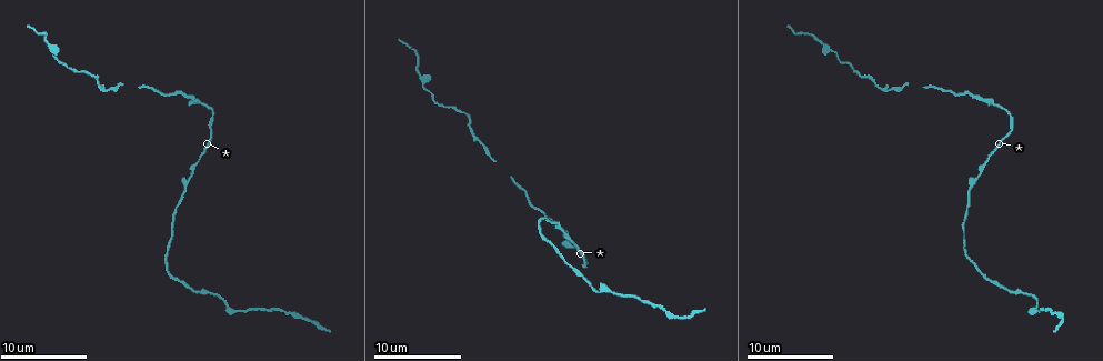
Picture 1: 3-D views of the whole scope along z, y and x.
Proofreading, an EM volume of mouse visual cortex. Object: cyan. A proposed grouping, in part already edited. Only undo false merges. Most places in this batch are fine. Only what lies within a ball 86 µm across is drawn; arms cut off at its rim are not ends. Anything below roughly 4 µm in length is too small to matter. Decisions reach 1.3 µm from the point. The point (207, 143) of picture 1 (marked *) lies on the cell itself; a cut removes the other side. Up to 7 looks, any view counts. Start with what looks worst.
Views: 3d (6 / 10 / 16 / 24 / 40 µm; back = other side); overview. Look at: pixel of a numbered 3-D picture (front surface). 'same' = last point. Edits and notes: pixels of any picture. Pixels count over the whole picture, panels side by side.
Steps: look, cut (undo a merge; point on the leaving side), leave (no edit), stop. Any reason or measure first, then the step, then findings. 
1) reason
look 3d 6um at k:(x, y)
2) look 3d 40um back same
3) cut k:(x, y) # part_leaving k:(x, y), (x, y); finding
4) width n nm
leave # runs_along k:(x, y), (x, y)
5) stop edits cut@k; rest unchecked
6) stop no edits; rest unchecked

thick turns thin
look 3d 16um at 1:(586, 261)

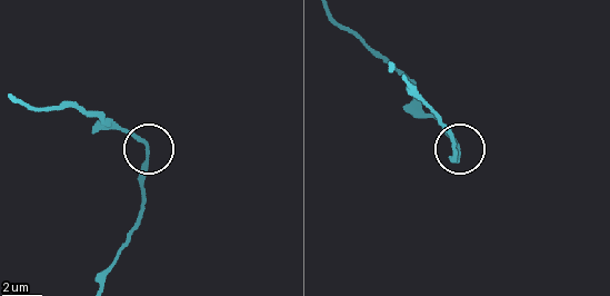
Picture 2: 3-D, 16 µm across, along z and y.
look 3d 16um back at 2:(461, 153)

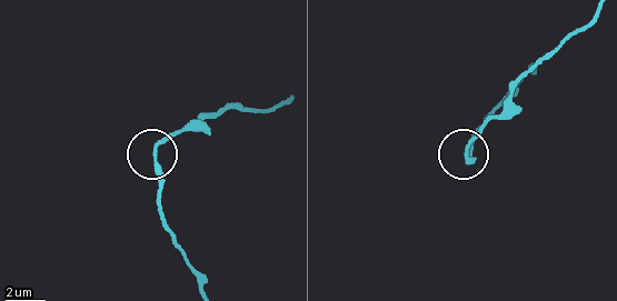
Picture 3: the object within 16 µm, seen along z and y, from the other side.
leave # one cell here

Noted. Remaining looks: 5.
look 3d 10um at 1:(1053, 311)

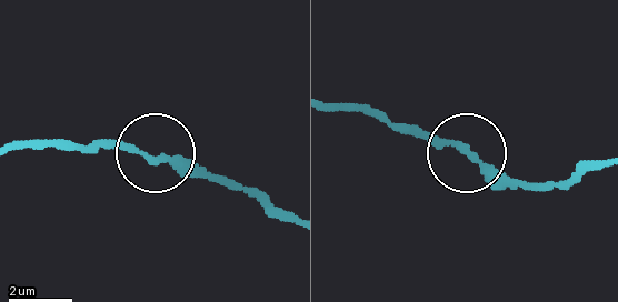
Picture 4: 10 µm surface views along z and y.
look 3d 10um back at 4:(155, 159)

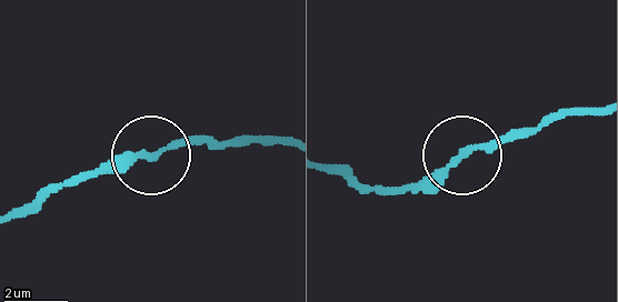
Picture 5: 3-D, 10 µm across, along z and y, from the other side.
leave # runs_along 5:(281, 142), (186, 142), (93, 172); all the same cell

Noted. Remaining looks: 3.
thick turns thin
look 3d 10um at 1:(424, 87)

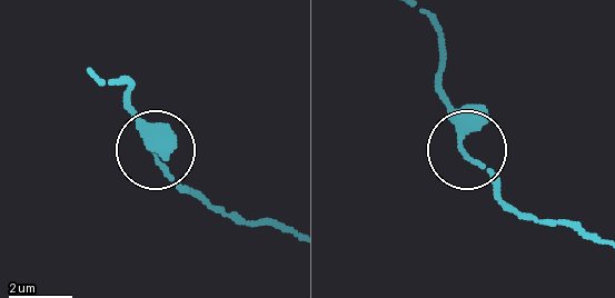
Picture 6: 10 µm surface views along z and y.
leave # continuous, no second cell

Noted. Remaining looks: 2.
thick turns thin
look 3d 10um at 1:(192, 101)

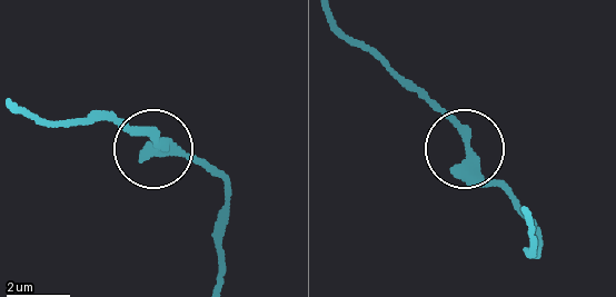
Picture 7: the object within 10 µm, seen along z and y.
leave # runs_along 7:(218, 280), (227, 185), (168, 145), (88, 121); one cell here

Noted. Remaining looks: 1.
stop no edits; rest unchecked

